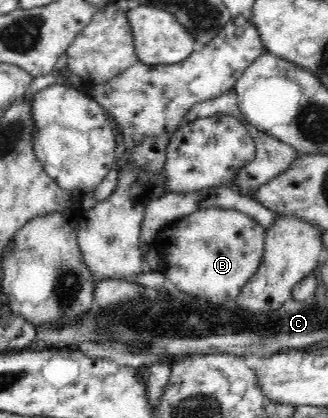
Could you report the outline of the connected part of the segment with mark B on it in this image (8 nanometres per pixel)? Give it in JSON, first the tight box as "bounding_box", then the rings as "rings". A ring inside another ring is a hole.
{"bounding_box":[164,209,265,305],"rings":[[[197,209],[175,223],[179,247],[173,247],[164,275],[177,289],[213,305],[234,301],[260,265],[265,235],[260,223],[236,209]]]}

